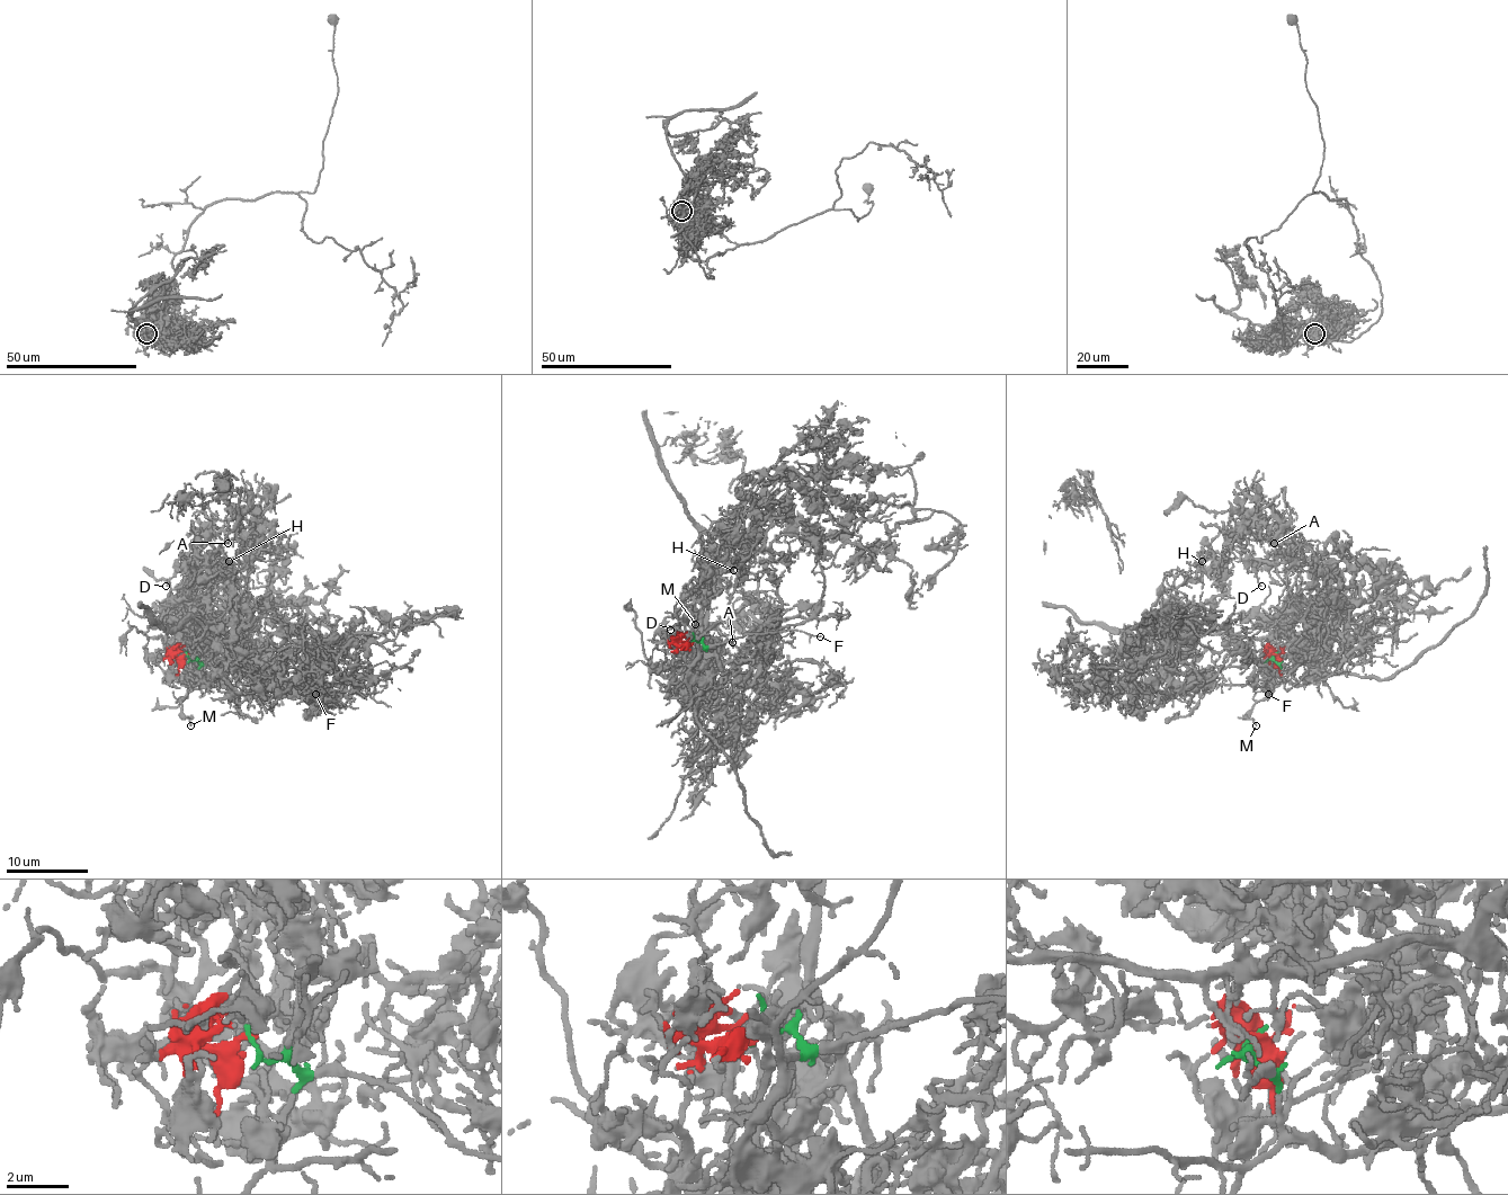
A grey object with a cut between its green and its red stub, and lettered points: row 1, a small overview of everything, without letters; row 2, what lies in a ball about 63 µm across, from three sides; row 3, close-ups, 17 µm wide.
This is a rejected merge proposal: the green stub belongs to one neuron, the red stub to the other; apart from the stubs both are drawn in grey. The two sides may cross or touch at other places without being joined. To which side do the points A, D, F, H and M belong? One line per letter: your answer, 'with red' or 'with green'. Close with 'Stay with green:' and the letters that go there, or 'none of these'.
A: with red
D: with red
F: with green
H: with red
M: with green
Stay with green: F, M

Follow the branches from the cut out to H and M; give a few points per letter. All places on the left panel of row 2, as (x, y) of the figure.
H: (186, 653), (171, 652), (186, 648), (198, 627), (208, 588), (201, 572), (217, 549), (229, 561)
M: (186, 653), (198, 665), (195, 683), (180, 703), (190, 725)

